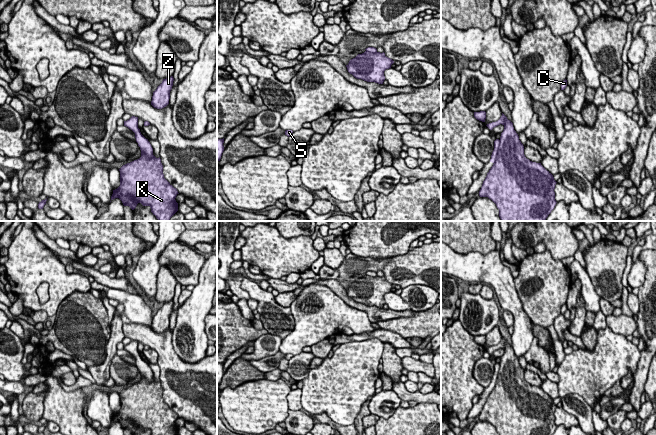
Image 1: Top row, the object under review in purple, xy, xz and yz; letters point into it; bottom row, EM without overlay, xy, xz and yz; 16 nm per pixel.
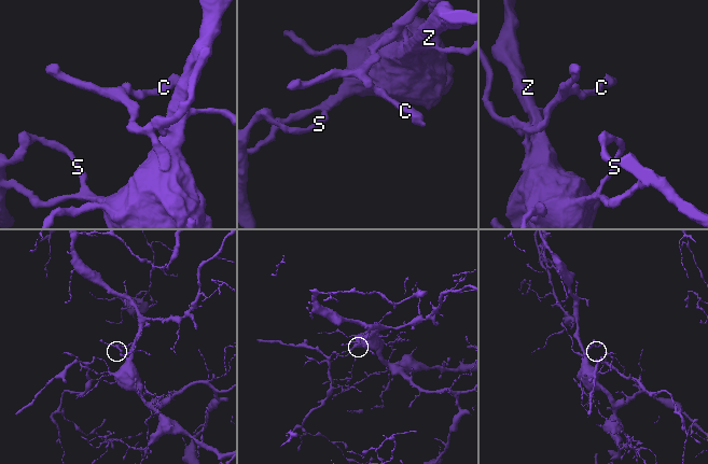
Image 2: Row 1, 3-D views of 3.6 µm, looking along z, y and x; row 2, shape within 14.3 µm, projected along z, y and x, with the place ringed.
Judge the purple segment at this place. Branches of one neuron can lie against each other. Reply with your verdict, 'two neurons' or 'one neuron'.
two neurons

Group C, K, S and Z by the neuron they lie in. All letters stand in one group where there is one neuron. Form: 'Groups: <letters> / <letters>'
Groups: C / K S Z

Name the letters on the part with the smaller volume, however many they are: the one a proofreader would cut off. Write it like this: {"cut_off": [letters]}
{"cut_off": ["C"]}

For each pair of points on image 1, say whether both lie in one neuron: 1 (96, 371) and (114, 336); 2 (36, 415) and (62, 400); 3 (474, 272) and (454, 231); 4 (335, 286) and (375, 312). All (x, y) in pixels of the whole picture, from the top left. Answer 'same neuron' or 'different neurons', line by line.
1: same neuron
2: different neurons
3: different neurons
4: same neuron

